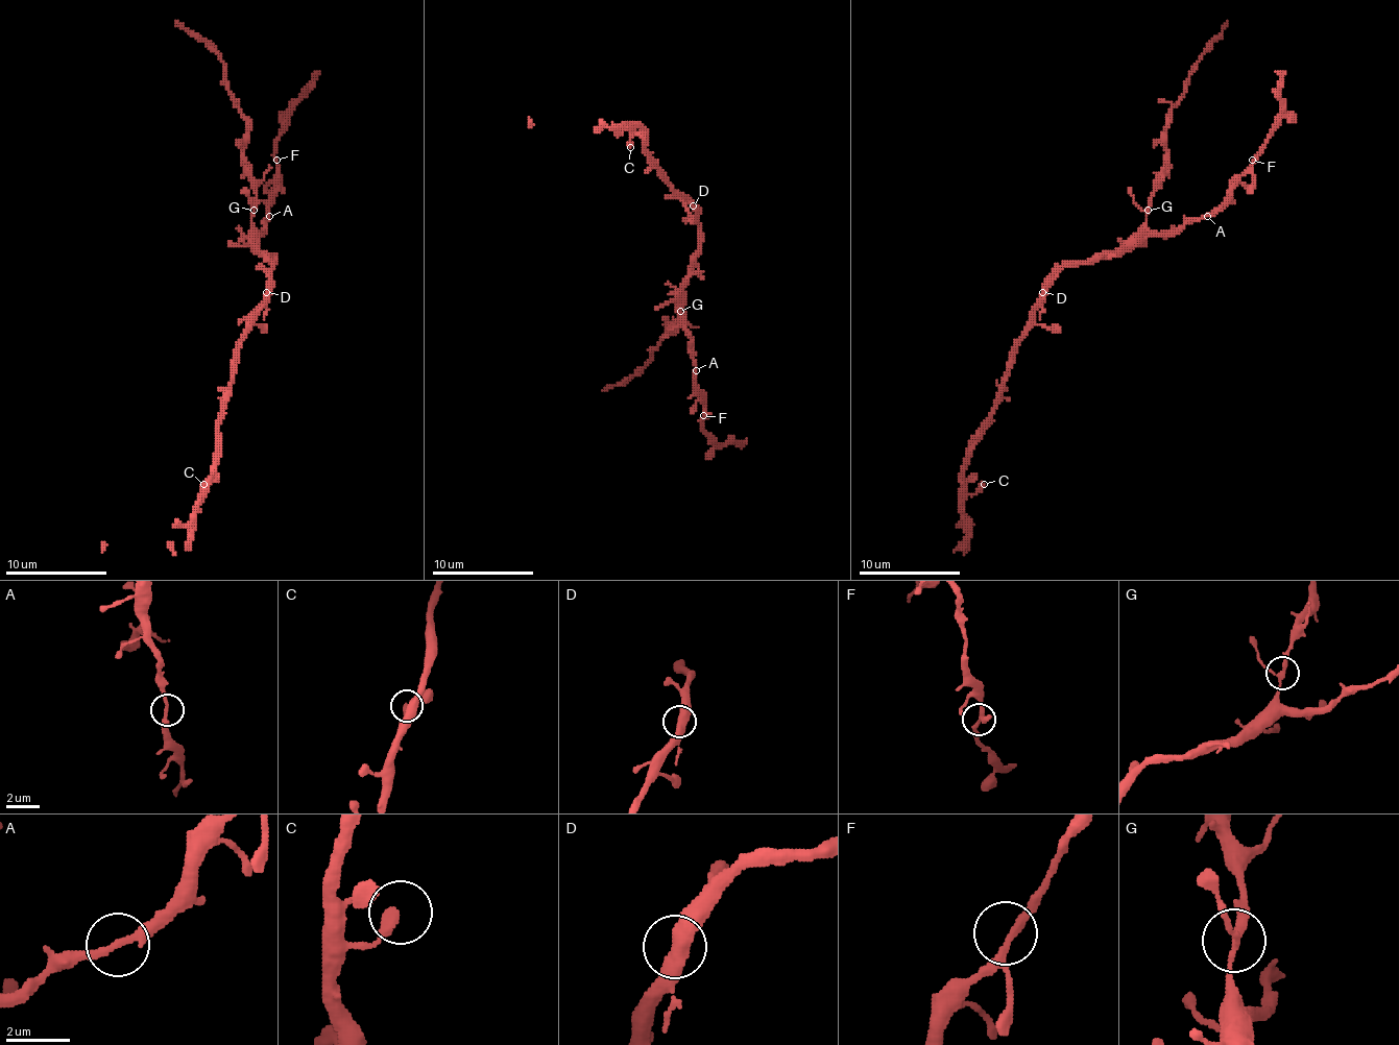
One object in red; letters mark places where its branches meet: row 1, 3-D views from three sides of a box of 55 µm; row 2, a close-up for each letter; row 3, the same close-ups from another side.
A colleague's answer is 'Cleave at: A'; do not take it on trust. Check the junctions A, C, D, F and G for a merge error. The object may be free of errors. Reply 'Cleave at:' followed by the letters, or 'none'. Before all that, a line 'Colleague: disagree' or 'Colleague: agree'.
Colleague: disagree
Cleave at: none

